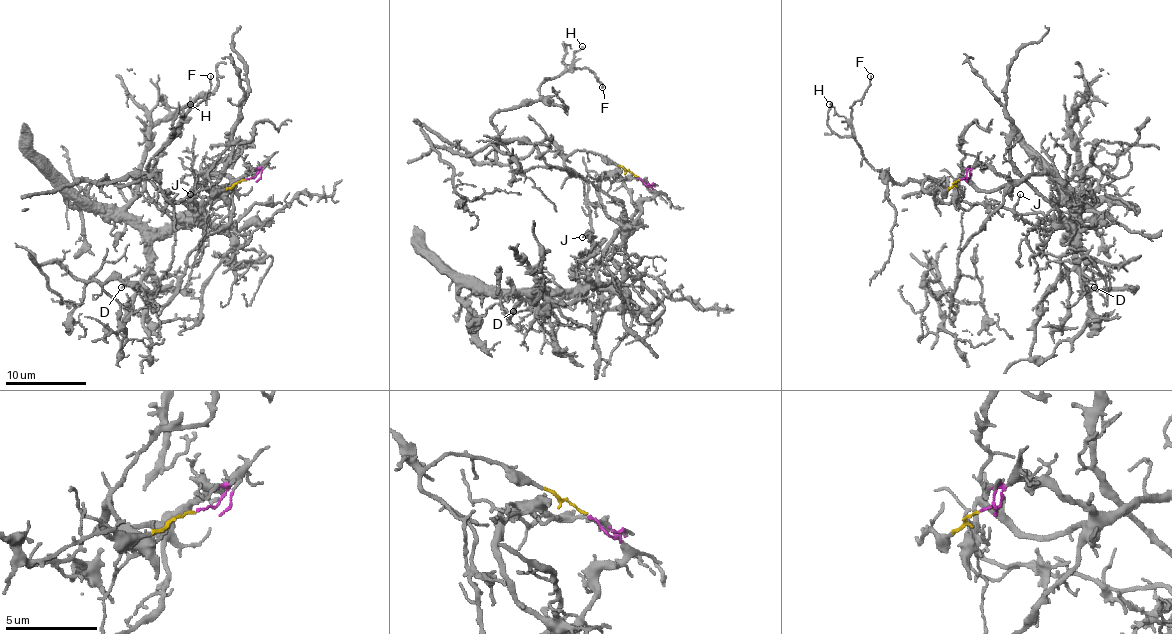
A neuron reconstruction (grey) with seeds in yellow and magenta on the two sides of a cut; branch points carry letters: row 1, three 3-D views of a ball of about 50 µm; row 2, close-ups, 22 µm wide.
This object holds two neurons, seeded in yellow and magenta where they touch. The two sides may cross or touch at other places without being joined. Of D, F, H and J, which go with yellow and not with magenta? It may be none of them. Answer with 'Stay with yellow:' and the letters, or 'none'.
Stay with yellow: F, H, J

